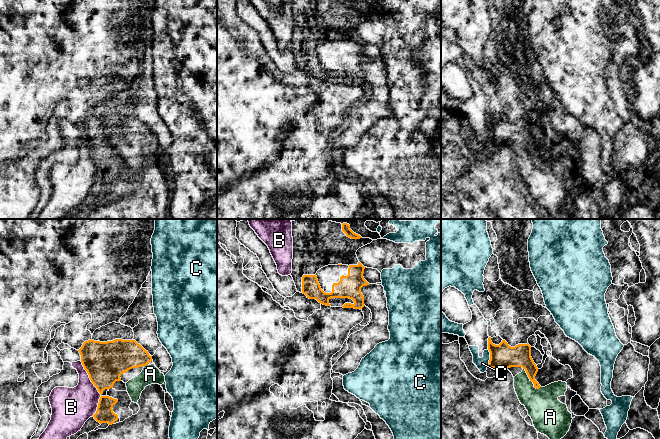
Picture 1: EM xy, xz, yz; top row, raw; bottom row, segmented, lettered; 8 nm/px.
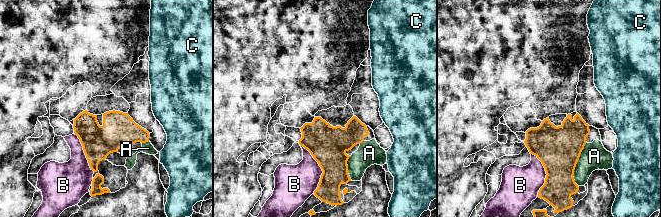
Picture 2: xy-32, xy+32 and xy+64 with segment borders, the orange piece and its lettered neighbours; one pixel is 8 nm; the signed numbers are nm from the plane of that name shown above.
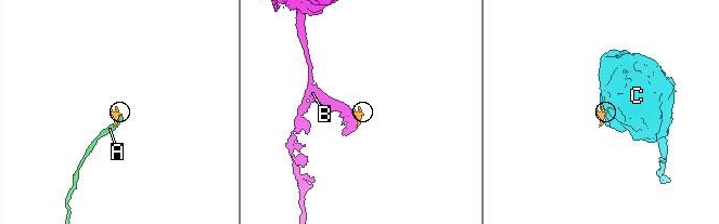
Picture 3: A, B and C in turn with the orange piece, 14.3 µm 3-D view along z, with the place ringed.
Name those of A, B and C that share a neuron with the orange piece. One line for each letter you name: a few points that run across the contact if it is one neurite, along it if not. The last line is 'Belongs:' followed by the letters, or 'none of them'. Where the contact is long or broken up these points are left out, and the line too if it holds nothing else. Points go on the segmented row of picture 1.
Belongs: A

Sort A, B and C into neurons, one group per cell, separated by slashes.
A / B / C

